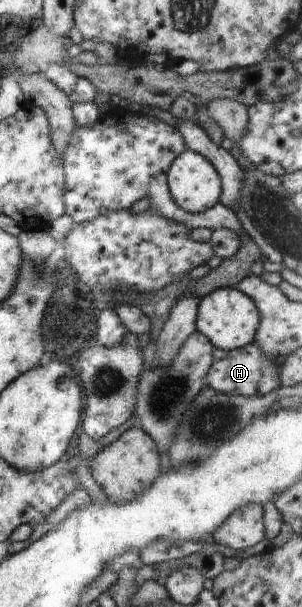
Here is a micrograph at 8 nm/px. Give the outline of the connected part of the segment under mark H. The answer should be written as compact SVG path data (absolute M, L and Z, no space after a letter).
M252 342L243 348L227 351L226 357L222 360L214 360L206 374L205 384L214 392L222 392L222 394L230 394L230 396L232 394L266 396L266 394L274 392L274 388L281 386L280 369L264 356L264 352L260 350L260 346L256 342Z

